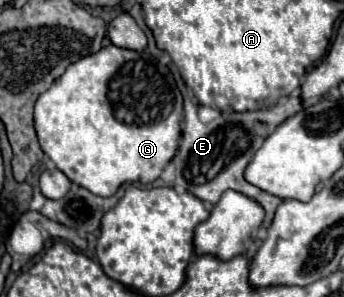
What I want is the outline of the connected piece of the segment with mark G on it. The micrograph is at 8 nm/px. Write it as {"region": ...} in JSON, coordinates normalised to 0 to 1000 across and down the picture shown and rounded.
{"region":[[[337,152],[297,158],[285,178],[227,199],[99,354],[99,421],[122,508],[209,616],[291,663],[331,657],[355,616],[424,623],[453,609],[517,508],[523,407],[529,320],[488,226],[448,205],[430,178]]]}

